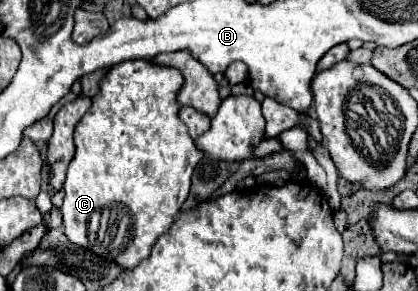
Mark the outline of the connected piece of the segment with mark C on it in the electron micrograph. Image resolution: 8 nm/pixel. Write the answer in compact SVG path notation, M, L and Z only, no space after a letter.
M126 60L118 66L112 66L104 78L100 80L100 92L96 96L92 96L92 106L90 110L84 114L84 118L80 120L80 124L76 126L74 130L74 144L76 144L76 154L72 158L72 162L68 164L68 170L66 170L66 180L64 180L64 204L62 204L62 218L64 218L64 228L66 228L66 236L70 238L70 242L74 244L80 244L88 250L94 250L96 254L102 254L104 258L114 258L114 262L118 262L122 268L130 270L134 268L138 262L142 262L144 258L150 256L150 250L156 242L156 238L160 234L164 234L170 224L174 222L176 214L180 212L180 206L184 204L186 196L188 196L188 190L190 190L190 178L192 178L192 172L196 168L196 164L200 162L200 158L204 156L194 140L190 138L186 126L180 122L178 118L178 110L180 110L180 104L178 104L178 92L182 88L182 74L172 68L172 66L158 66L150 60Z

